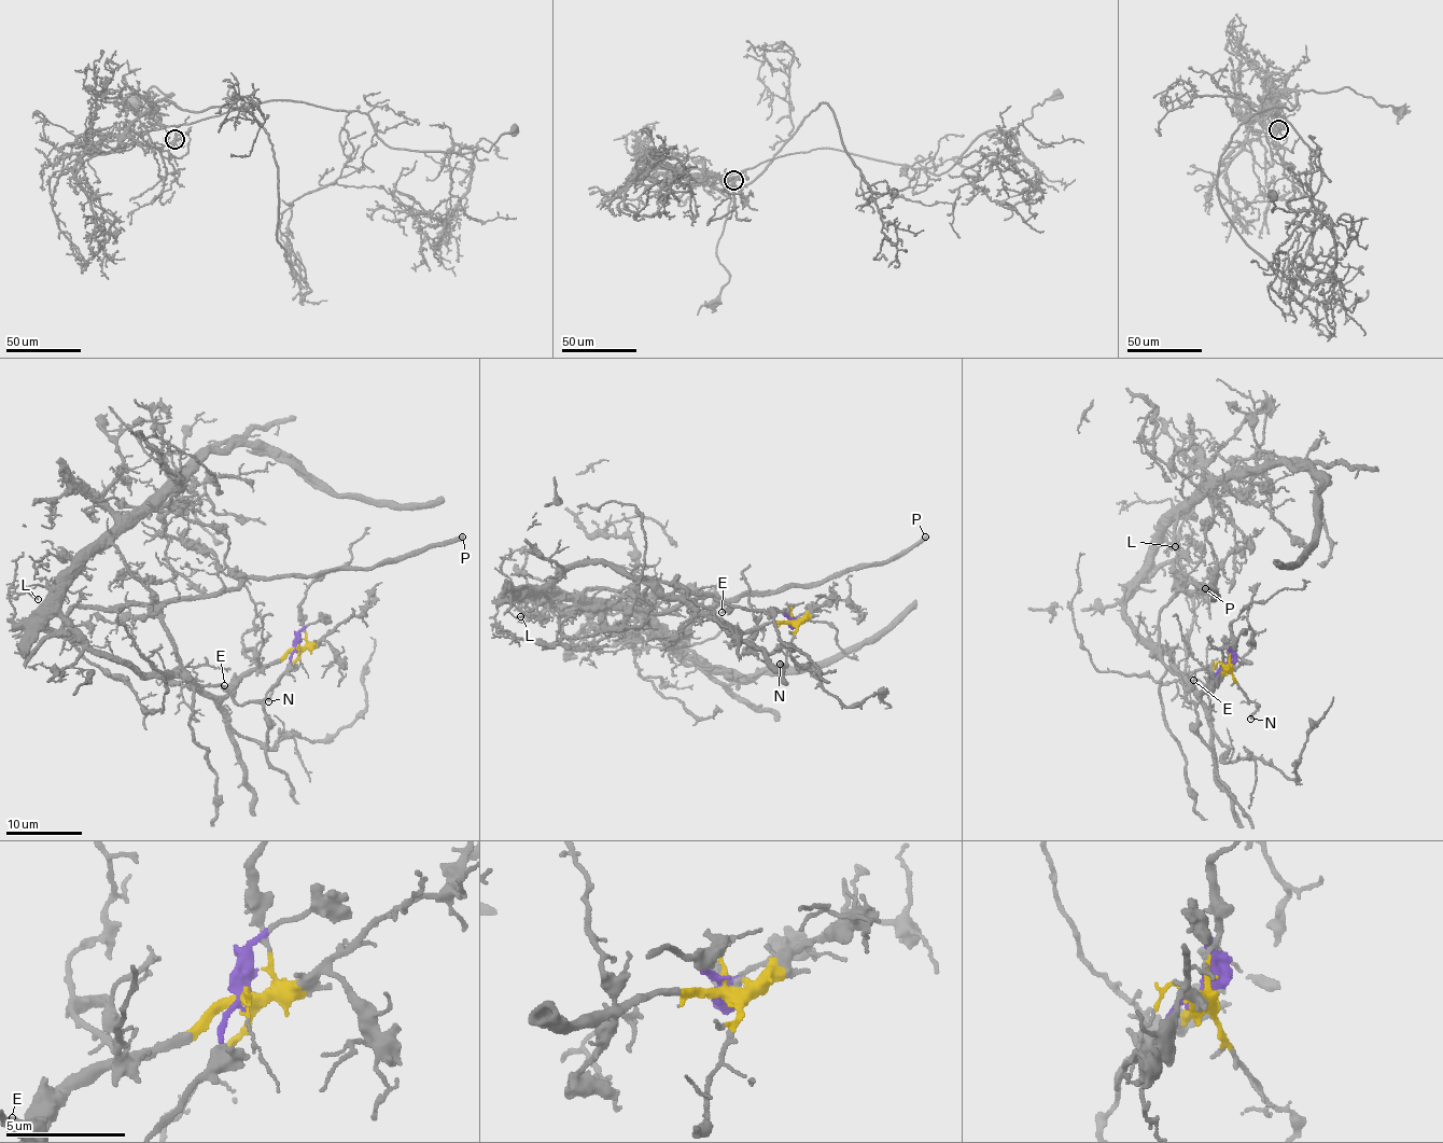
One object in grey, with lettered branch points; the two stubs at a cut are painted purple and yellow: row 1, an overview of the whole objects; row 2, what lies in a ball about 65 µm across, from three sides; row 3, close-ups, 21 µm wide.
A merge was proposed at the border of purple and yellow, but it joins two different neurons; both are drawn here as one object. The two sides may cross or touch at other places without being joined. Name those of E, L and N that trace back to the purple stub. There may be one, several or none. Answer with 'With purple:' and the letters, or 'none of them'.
With purple: E

